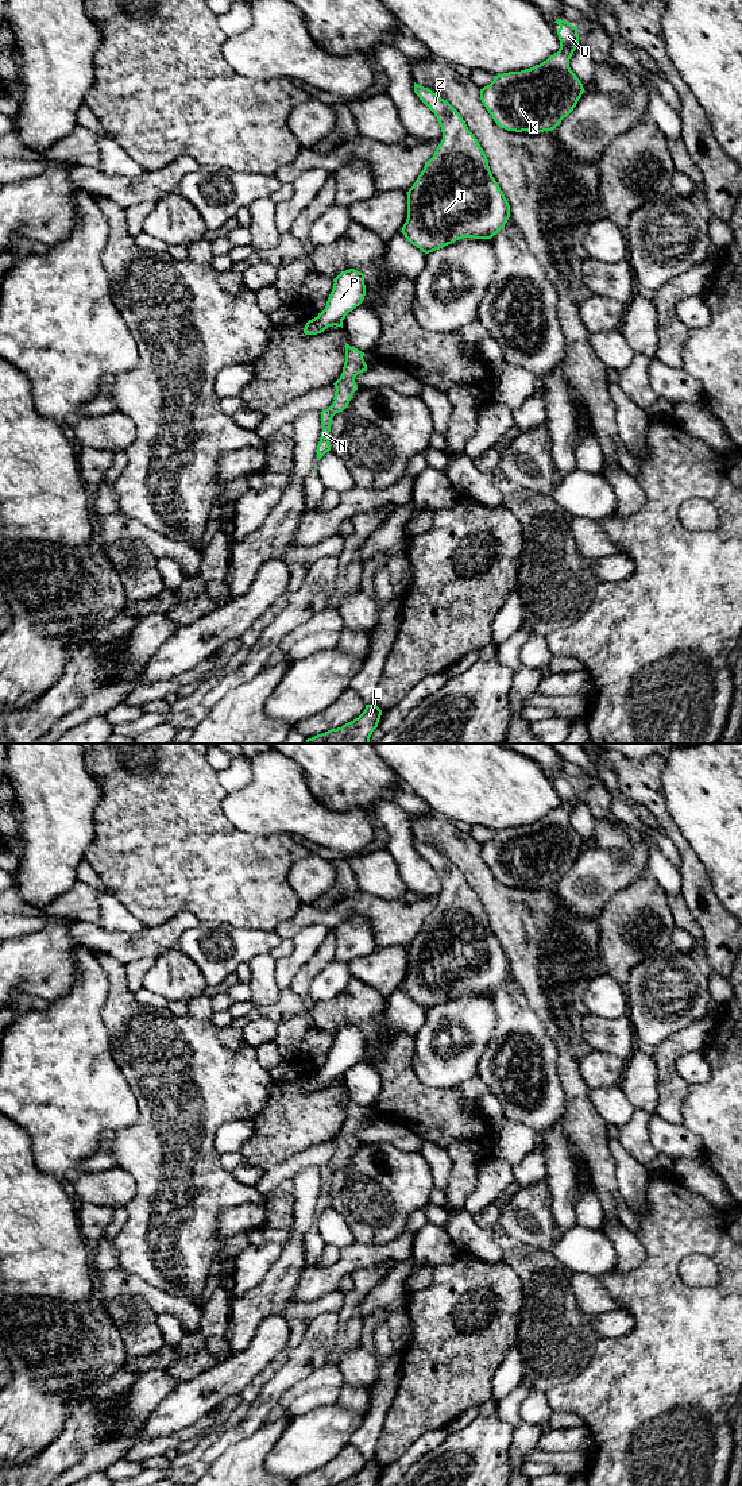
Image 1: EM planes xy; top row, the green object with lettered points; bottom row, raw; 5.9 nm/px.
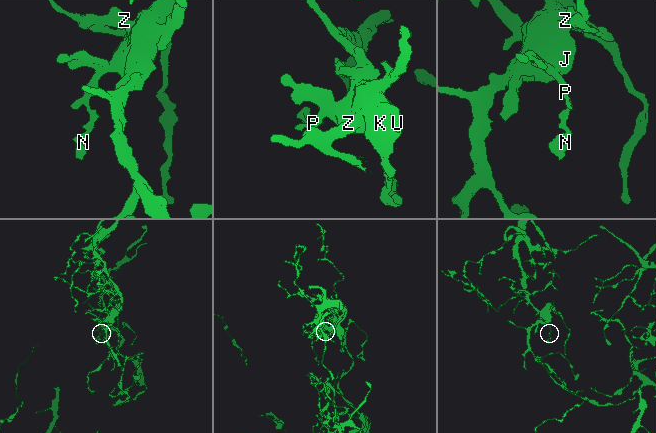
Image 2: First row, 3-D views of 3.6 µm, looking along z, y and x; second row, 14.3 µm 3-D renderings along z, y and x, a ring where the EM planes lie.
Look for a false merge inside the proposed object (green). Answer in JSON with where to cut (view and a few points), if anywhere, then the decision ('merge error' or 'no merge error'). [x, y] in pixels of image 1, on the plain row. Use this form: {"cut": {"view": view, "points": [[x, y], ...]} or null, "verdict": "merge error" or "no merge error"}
{"cut": null, "verdict": "no merge error"}

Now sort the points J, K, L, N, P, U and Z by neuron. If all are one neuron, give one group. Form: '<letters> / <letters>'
J K L N P U Z

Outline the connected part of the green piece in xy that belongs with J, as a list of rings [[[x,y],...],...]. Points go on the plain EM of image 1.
[[[416,838],[414,849],[437,873],[443,898],[407,947],[407,974],[401,988],[425,1010],[463,993],[491,995],[507,979],[510,961],[492,933],[483,904],[447,856]]]

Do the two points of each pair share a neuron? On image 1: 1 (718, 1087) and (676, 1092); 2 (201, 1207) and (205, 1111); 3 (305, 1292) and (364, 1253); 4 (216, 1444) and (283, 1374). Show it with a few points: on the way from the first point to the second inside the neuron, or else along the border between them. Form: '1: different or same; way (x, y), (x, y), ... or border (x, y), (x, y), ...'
1: different; border (675, 1061), (675, 1069), (688, 1084), (681, 1120)
2: same; way (201, 1182), (201, 1135)
3: same; way (320, 1280), (328, 1278), (350, 1261)
4: same; way (236, 1434), (258, 1413), (270, 1394)

